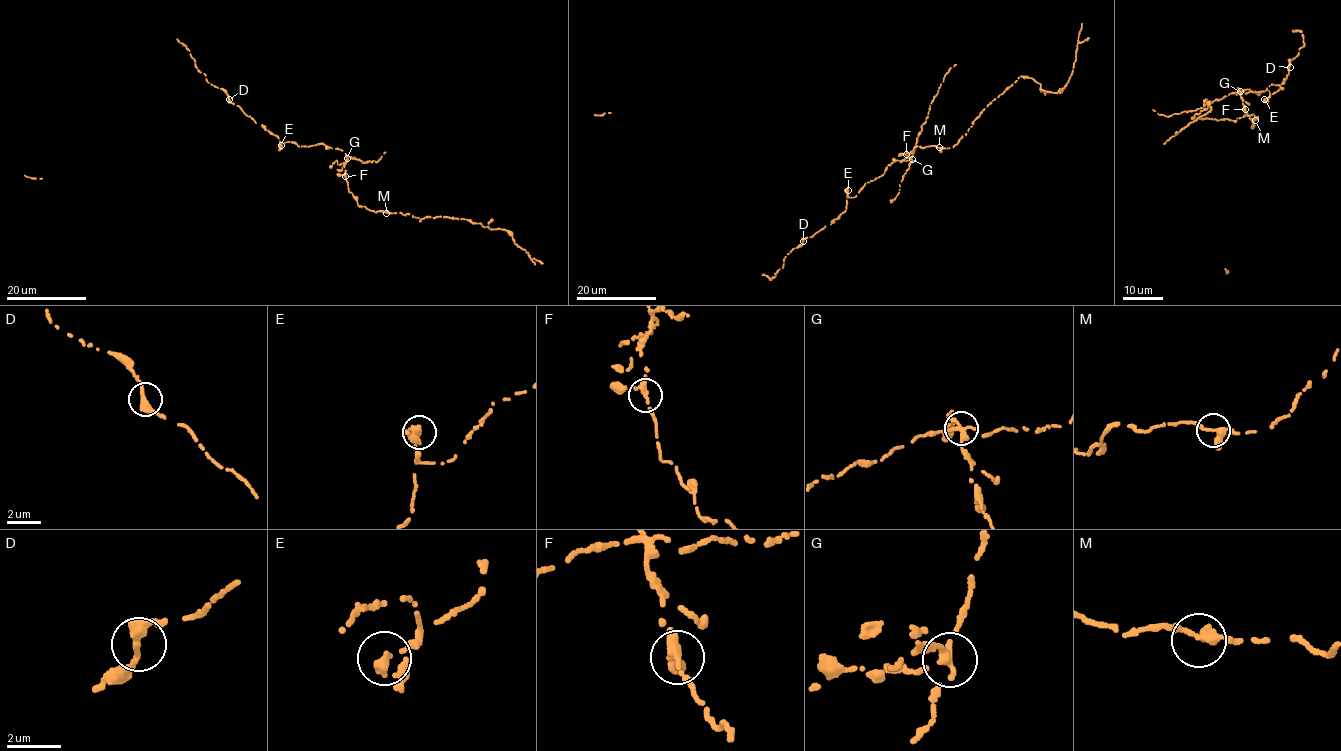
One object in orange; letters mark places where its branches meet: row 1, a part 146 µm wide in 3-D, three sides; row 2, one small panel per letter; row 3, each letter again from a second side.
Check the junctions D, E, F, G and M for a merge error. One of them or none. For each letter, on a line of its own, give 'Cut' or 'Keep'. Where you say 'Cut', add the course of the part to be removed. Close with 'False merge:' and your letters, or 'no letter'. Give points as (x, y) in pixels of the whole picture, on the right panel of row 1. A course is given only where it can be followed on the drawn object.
D: Keep
E: Keep
F: Keep
G: Cut. Course of the part to remove: (1240, 91), (1207, 103), (1203, 108), (1168, 116), (1152, 109)
M: Keep
False merge: G

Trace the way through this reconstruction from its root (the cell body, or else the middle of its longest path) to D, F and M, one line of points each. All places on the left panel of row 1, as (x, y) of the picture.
D: (324, 144), (306, 147), (291, 142), (280, 143), (278, 137), (229, 99)
F: (324, 144), (345, 153), (345, 176)
M: (324, 144), (345, 153), (345, 178), (357, 205), (375, 212), (386, 213)

